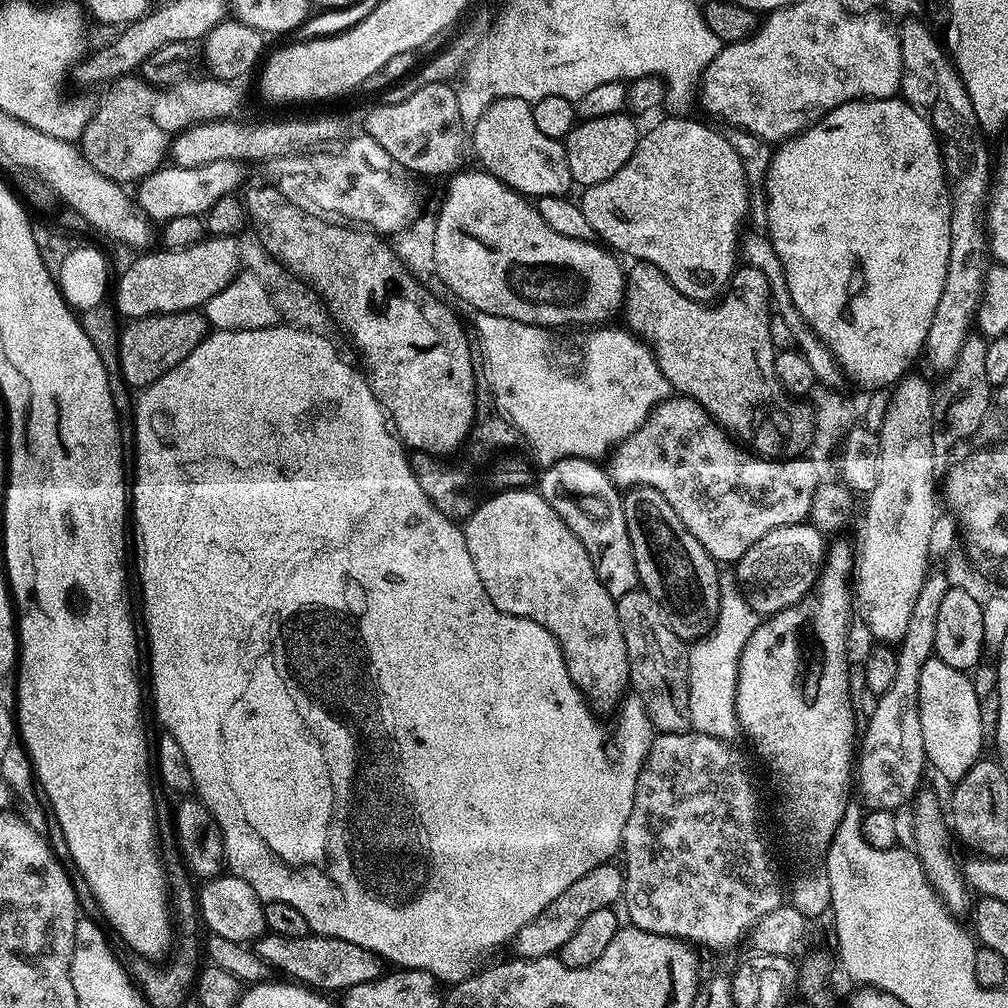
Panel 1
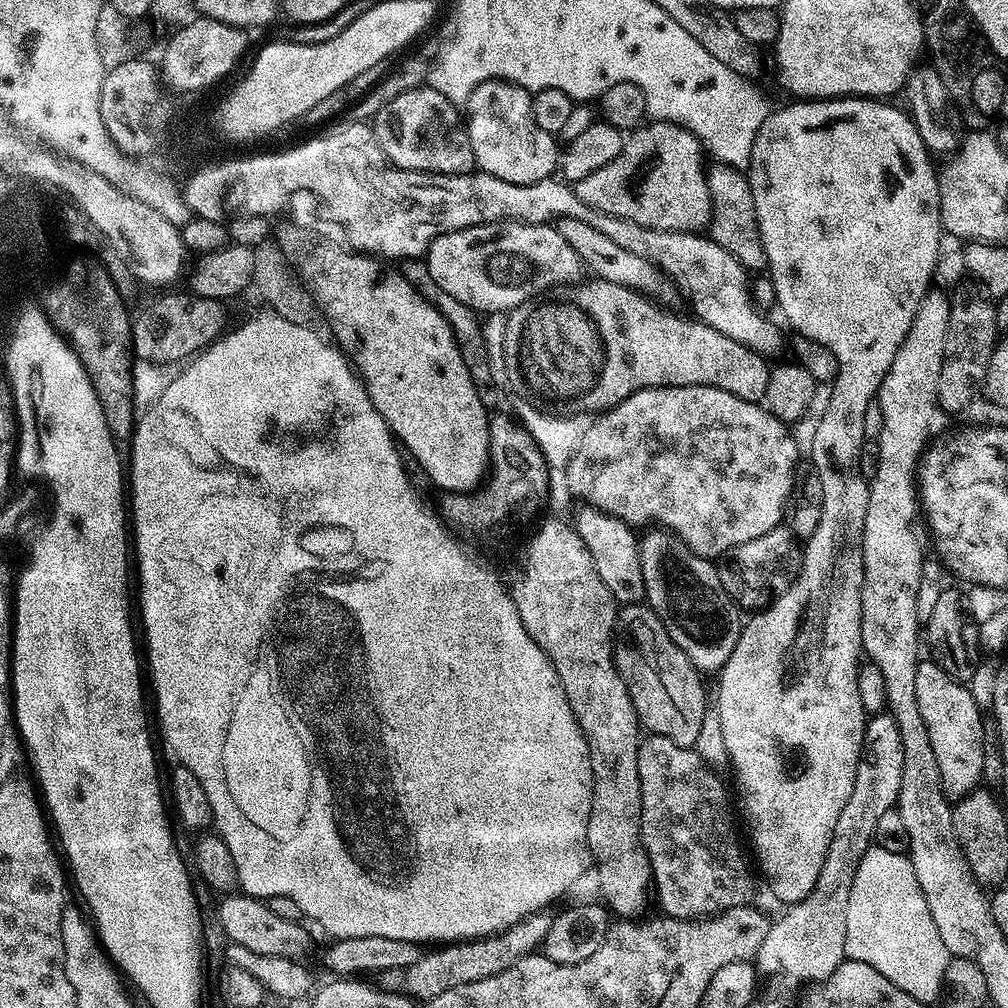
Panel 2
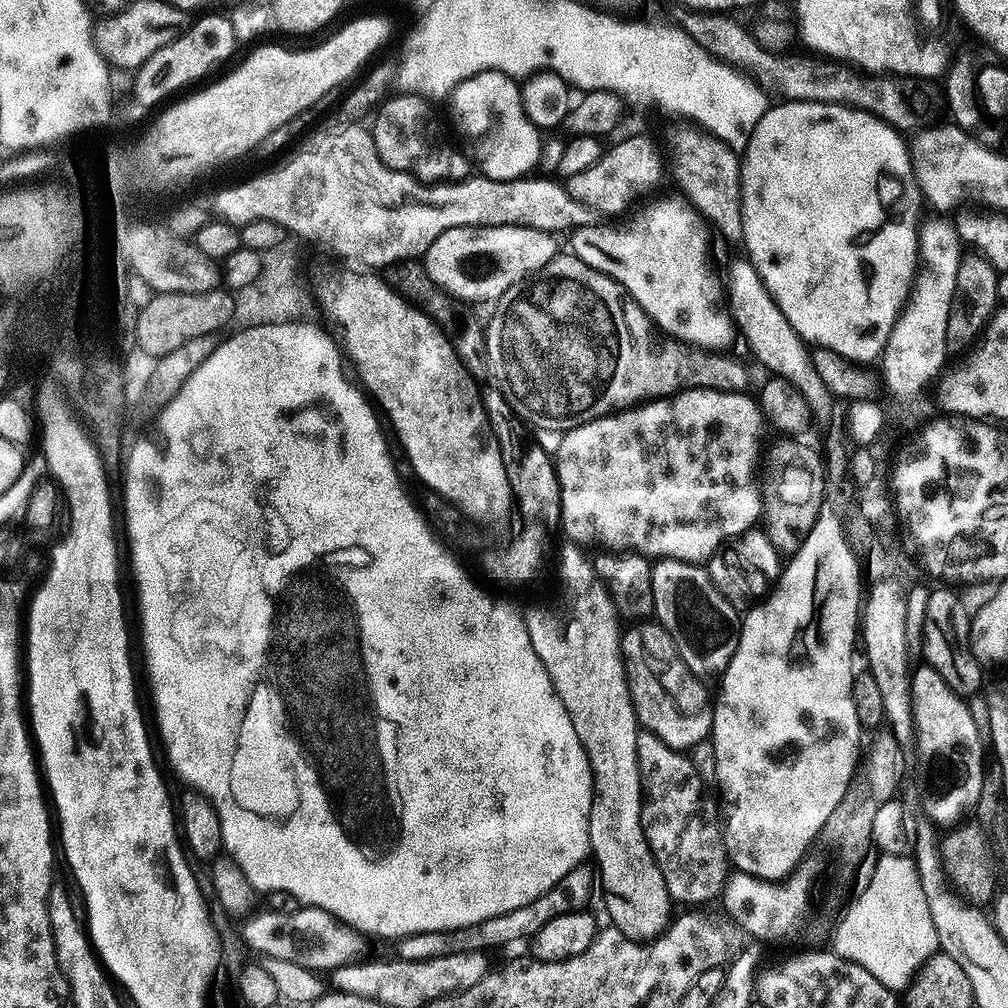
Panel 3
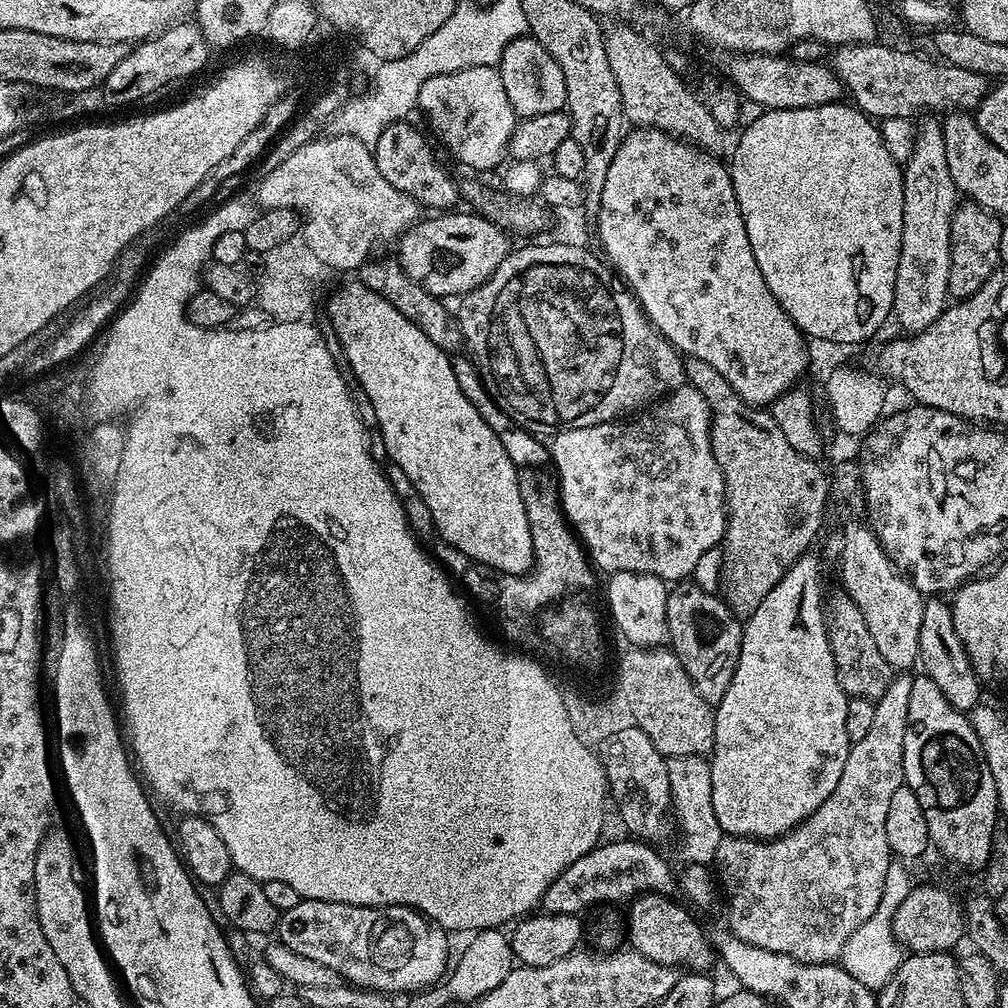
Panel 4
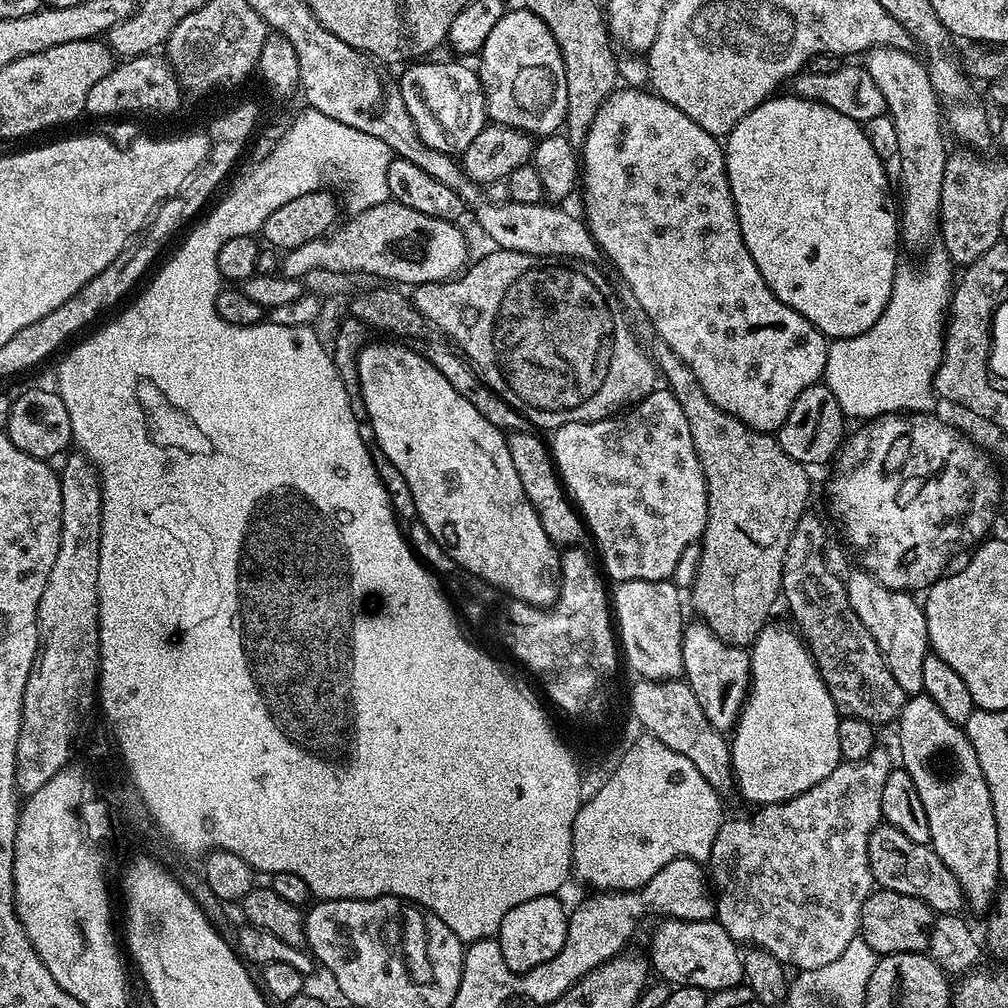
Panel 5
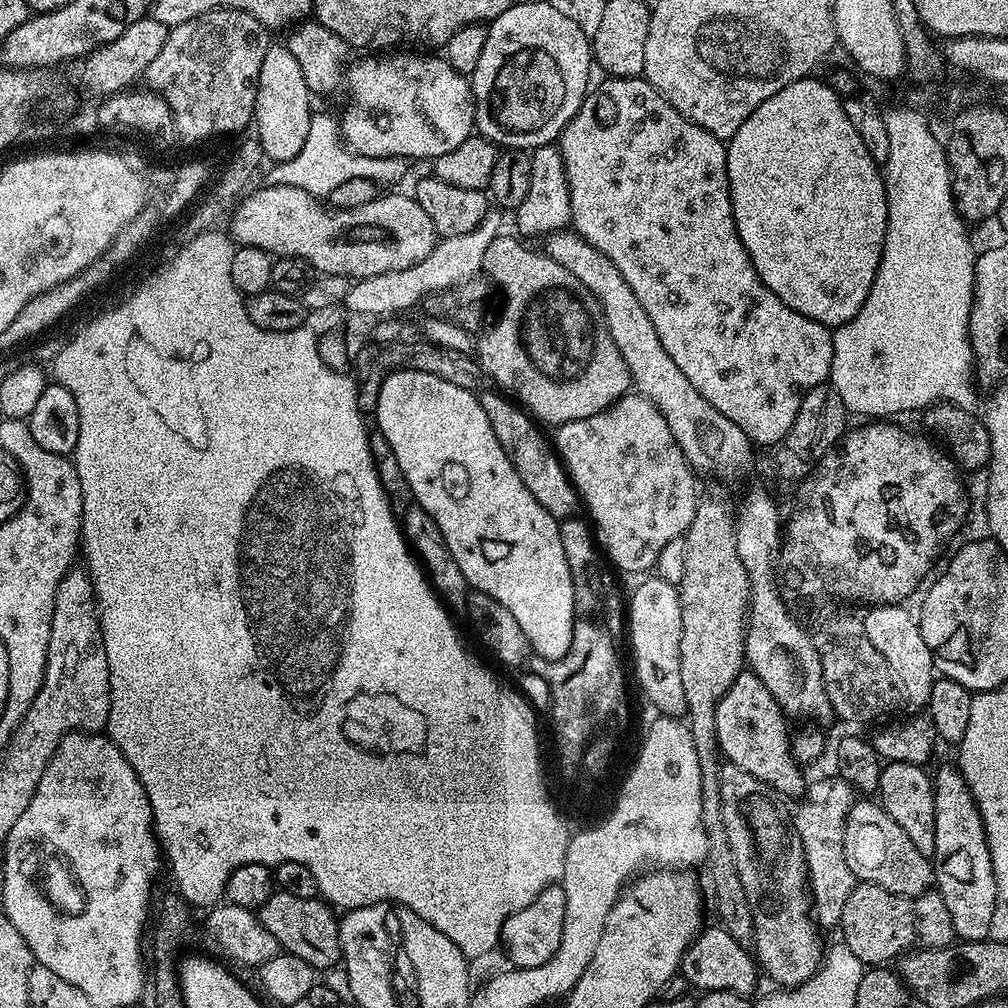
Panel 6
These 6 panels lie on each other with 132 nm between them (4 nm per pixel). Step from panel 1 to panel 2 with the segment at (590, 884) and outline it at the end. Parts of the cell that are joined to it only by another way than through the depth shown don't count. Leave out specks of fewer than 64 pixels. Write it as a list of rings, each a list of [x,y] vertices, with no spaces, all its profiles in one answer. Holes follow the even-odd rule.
[[[548,910],[535,912],[492,936],[479,936],[477,940],[448,942],[433,947],[421,954],[409,968],[390,969],[383,973],[378,980],[379,987],[385,991],[401,992],[415,1001],[423,1002],[438,998],[438,994],[446,994],[446,990],[454,990],[454,986],[466,986],[470,982],[502,974],[502,970],[510,970],[514,962],[533,955],[543,945],[553,917]]]

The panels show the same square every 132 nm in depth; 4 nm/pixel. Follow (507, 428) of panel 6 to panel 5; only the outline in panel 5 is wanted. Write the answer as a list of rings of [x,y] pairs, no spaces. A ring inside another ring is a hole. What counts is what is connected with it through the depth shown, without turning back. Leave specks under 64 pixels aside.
[[[532,430],[507,433],[508,449],[514,458],[514,470],[518,470],[518,478],[522,478],[522,490],[526,490],[526,498],[530,498],[530,506],[534,506],[542,528],[553,544],[579,545],[583,536],[586,536],[586,525],[561,481],[549,445],[545,441],[543,444],[535,434],[537,435]]]

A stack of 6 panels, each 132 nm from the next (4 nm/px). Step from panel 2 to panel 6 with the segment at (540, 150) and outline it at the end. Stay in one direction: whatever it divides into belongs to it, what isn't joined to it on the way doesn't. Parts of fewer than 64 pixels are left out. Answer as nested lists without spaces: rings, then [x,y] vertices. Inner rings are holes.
[[[368,54],[365,60],[360,60],[356,65],[353,63],[346,72],[346,84],[352,87],[352,104],[356,107],[356,112],[352,108],[348,108],[344,112],[344,117],[340,116],[338,123],[340,126],[340,135],[344,137],[345,144],[352,149],[353,152],[361,156],[403,156],[409,161],[425,160],[431,162],[442,154],[447,154],[449,150],[455,150],[457,146],[462,146],[462,142],[466,142],[468,136],[473,135],[476,127],[476,107],[474,106],[474,98],[472,97],[472,85],[469,77],[463,76],[458,70],[454,70],[454,66],[450,66],[450,62],[445,60],[440,54],[424,54],[428,56],[396,56],[400,54]]]

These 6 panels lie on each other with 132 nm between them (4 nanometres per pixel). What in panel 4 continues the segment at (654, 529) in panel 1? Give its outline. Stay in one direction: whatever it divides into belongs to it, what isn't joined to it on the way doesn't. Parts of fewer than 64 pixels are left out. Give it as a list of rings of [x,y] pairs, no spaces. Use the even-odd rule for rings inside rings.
[[[680,582],[669,591],[666,618],[671,651],[676,653],[706,703],[720,704],[734,678],[742,650],[741,617],[735,616],[717,593],[702,590],[695,582]]]

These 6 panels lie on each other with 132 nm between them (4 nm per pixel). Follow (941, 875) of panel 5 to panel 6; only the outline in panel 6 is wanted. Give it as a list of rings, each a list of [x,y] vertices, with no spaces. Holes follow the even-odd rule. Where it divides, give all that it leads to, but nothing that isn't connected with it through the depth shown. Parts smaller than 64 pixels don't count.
[[[860,798],[848,811],[844,823],[844,853],[846,866],[856,875],[857,881],[877,884],[899,896],[915,898],[931,889],[934,884],[934,865],[910,842],[910,837],[902,831],[902,826],[886,814],[879,803]]]

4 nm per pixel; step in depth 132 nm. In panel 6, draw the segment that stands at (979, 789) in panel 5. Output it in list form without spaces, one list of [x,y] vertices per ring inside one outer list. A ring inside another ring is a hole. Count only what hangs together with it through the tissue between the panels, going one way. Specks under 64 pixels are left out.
[[[948,764],[942,765],[932,776],[932,790],[934,792],[934,850],[930,859],[934,865],[934,888],[940,892],[946,910],[952,915],[953,930],[961,941],[989,939],[990,921],[998,897],[994,870],[990,862],[990,846],[986,842],[986,830],[980,811],[959,767],[952,765],[951,768]]]

